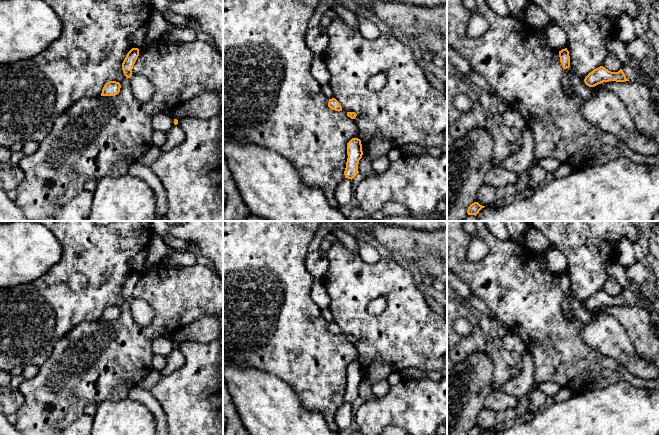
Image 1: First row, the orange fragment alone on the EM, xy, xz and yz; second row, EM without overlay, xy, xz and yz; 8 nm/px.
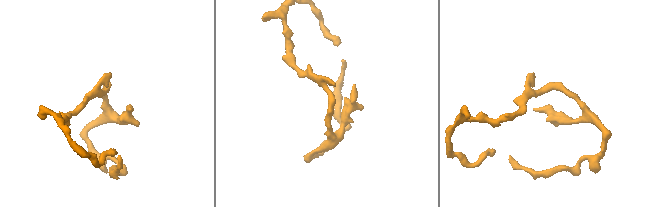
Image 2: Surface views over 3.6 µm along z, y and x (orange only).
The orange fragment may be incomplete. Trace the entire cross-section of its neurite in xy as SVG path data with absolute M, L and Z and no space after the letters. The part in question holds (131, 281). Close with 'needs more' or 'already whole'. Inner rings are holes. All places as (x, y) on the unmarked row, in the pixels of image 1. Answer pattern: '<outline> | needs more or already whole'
M132 272L122 287L122 294L126 302L130 303L134 321L139 326L149 326L154 318L154 310L145 300L132 298L132 293L138 280L139 273Z | needs more

